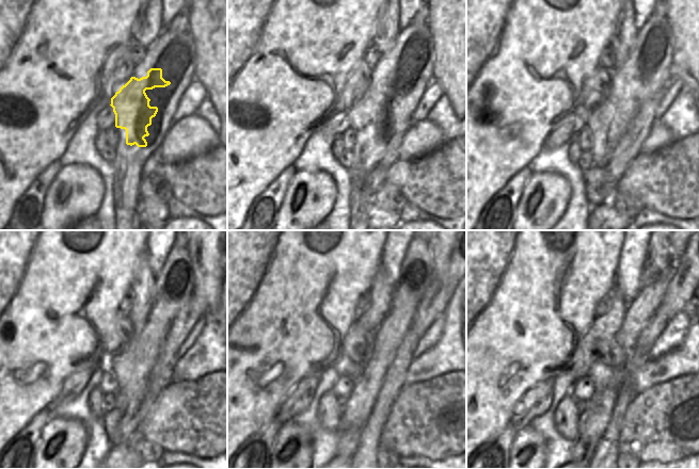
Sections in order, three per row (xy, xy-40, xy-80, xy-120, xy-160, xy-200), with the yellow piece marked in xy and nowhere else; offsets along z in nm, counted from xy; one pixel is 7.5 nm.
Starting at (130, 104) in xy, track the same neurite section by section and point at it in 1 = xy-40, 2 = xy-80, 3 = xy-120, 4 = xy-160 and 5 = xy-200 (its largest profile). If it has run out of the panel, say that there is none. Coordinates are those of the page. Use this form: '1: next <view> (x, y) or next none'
1: next xy-40 (371, 112)
2: next xy-80 (612, 115)
3: next xy-120 (136, 358)
4: next xy-160 (358, 408)
5: next xy-200 (594, 415)

